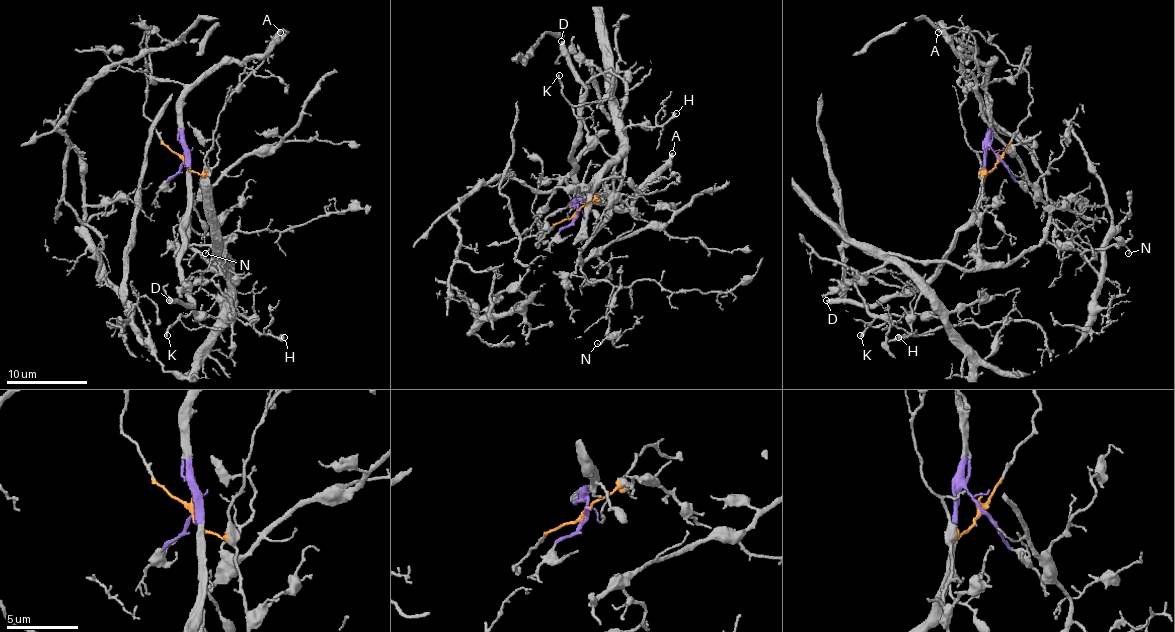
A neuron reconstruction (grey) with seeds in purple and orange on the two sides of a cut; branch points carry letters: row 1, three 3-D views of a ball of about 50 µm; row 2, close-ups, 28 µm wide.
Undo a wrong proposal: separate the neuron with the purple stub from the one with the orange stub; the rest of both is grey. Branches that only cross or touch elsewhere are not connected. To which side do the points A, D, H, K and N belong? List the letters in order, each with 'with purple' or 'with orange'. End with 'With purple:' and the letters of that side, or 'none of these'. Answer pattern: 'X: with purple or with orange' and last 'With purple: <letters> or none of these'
A: with purple
D: with purple
H: with orange
K: with orange
N: with orange
With purple: A, D

